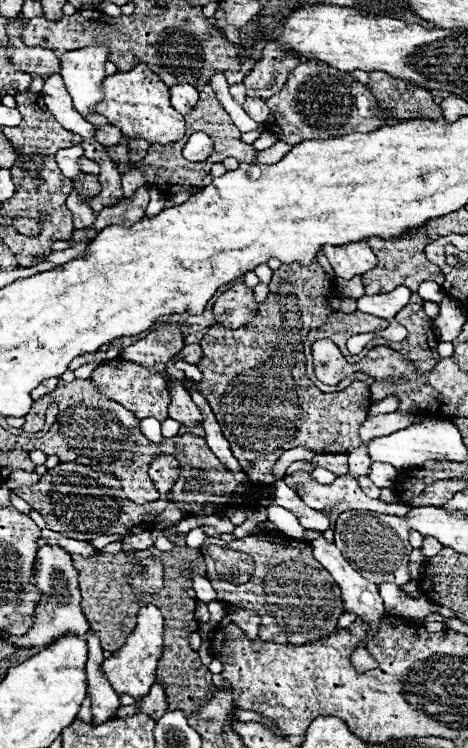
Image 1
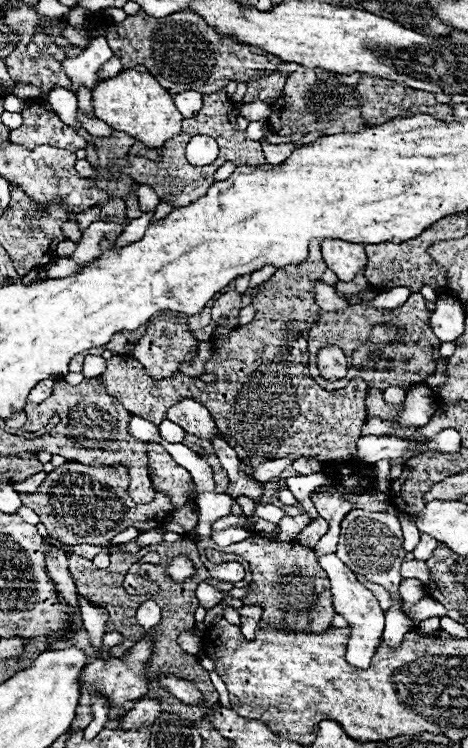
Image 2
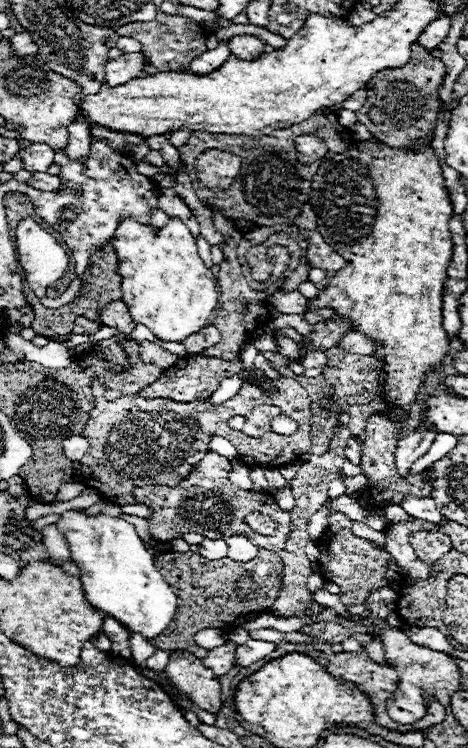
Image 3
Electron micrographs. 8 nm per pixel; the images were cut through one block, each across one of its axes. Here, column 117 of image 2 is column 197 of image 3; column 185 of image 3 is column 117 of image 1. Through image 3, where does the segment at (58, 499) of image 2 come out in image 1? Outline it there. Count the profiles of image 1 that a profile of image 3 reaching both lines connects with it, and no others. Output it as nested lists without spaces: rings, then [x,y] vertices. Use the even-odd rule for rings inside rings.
[[[76,462],[58,464],[56,468],[50,468],[36,484],[14,490],[14,494],[24,498],[34,510],[44,516],[46,528],[60,532],[66,538],[86,542],[100,534],[140,534],[152,528],[154,516],[168,506],[168,500],[148,502],[144,506],[138,506],[134,502],[116,502],[116,496],[120,496],[120,492],[120,480],[110,474],[94,472],[92,468]]]

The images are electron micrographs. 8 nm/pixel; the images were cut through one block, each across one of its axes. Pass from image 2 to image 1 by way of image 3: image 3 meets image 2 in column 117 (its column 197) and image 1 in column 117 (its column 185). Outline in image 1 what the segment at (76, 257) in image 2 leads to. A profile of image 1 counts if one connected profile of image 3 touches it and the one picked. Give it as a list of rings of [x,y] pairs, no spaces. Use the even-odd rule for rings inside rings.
[[[140,186],[132,198],[122,198],[118,204],[102,208],[94,226],[102,230],[102,226],[110,226],[110,222],[136,222],[138,218],[144,216],[148,200],[150,200],[148,188]]]

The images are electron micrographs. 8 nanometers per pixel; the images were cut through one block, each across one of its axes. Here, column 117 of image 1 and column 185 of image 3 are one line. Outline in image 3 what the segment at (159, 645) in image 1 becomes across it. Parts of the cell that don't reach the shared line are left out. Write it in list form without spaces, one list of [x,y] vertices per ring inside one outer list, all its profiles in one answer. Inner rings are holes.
[[[176,650],[170,654],[170,664],[166,666],[164,674],[168,676],[170,684],[190,696],[194,706],[218,716],[222,708],[220,680],[200,662],[200,658],[190,652]]]

